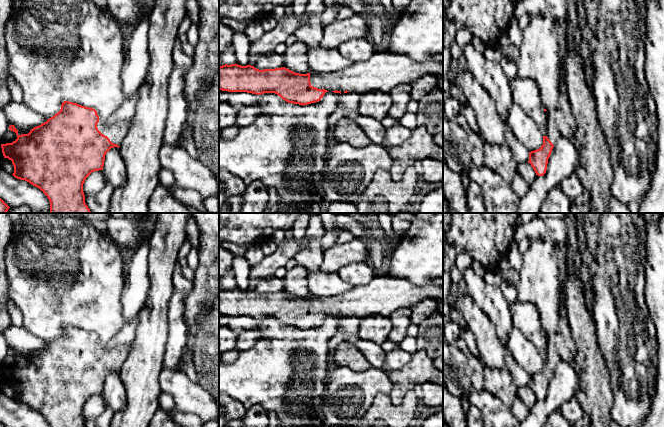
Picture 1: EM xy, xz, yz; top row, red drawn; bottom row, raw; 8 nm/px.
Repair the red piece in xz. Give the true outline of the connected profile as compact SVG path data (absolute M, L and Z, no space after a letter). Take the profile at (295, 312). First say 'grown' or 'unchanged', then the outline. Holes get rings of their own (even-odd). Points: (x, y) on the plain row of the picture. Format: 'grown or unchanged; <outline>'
grown; M386 274L375 276L366 285L353 286L348 292L333 297L300 298L285 291L259 294L251 289L225 288L219 291L219 314L256 319L275 317L288 327L304 330L320 325L326 316L340 318L354 316L360 319L370 315L390 316L397 309L411 308L416 302L427 298L443 301L443 287L432 282L418 286L406 277L393 277Z

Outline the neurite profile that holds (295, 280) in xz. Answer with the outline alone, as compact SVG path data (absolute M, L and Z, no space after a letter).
M297 266L288 270L283 278L285 282L284 291L300 298L311 296L307 283L308 270L302 266Z

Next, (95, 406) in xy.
M103 394L92 396L85 404L83 408L84 419L95 418L101 415L105 407Z

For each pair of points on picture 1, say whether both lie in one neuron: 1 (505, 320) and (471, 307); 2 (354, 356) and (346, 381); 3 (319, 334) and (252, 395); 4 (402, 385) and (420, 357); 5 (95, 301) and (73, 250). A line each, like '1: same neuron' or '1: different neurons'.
1: different neurons
2: different neurons
3: same neuron
4: same neuron
5: same neuron

